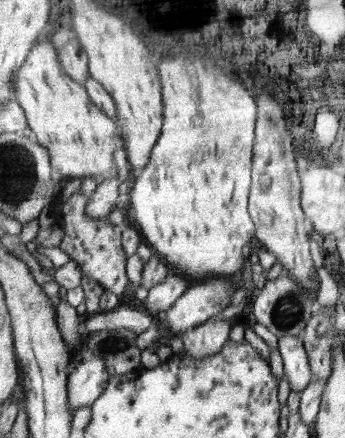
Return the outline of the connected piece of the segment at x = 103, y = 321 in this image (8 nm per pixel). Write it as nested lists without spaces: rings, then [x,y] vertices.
[[[122,304],[114,308],[113,311],[106,311],[90,320],[82,322],[82,332],[98,332],[101,330],[130,329],[134,334],[146,332],[156,318],[148,312],[139,312]]]

